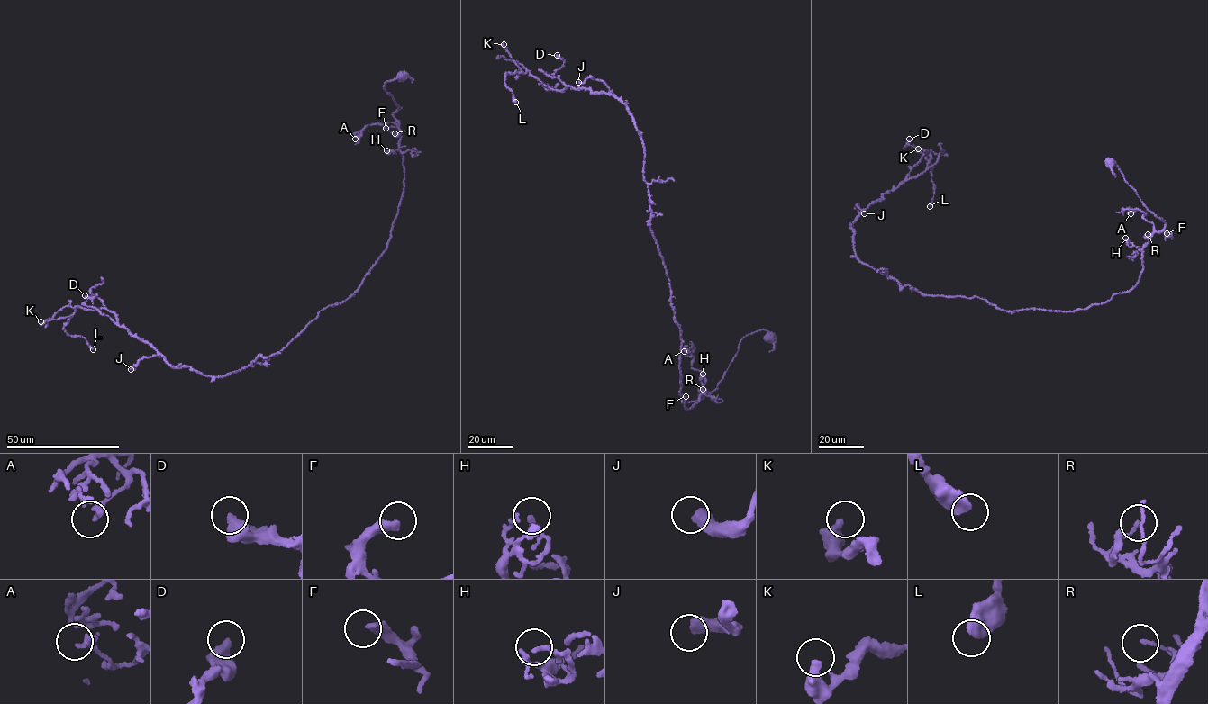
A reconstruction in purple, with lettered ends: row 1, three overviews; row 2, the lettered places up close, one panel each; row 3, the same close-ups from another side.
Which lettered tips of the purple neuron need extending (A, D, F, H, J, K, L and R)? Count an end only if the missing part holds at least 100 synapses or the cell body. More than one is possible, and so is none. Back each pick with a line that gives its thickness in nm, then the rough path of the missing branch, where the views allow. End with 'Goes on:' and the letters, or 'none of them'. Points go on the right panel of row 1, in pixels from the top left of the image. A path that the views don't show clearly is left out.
Goes on: none of them

